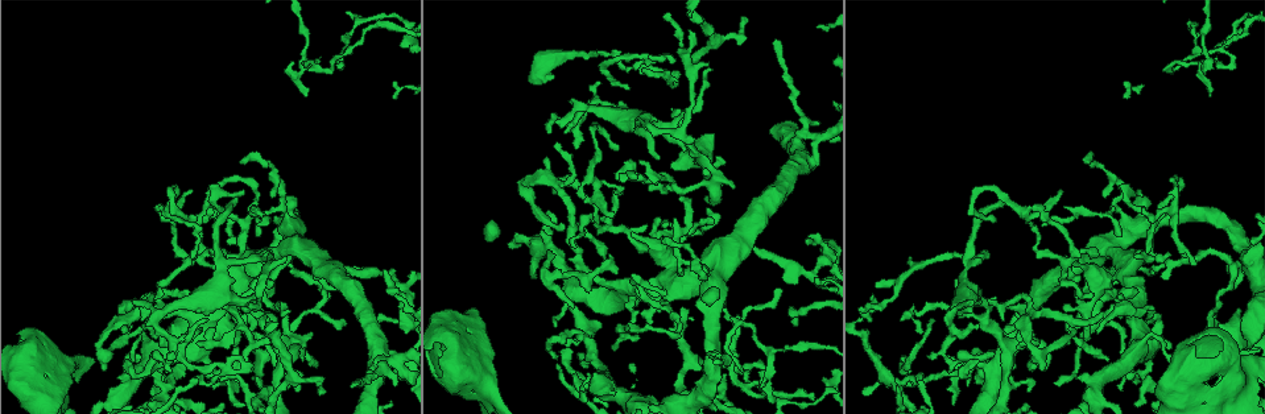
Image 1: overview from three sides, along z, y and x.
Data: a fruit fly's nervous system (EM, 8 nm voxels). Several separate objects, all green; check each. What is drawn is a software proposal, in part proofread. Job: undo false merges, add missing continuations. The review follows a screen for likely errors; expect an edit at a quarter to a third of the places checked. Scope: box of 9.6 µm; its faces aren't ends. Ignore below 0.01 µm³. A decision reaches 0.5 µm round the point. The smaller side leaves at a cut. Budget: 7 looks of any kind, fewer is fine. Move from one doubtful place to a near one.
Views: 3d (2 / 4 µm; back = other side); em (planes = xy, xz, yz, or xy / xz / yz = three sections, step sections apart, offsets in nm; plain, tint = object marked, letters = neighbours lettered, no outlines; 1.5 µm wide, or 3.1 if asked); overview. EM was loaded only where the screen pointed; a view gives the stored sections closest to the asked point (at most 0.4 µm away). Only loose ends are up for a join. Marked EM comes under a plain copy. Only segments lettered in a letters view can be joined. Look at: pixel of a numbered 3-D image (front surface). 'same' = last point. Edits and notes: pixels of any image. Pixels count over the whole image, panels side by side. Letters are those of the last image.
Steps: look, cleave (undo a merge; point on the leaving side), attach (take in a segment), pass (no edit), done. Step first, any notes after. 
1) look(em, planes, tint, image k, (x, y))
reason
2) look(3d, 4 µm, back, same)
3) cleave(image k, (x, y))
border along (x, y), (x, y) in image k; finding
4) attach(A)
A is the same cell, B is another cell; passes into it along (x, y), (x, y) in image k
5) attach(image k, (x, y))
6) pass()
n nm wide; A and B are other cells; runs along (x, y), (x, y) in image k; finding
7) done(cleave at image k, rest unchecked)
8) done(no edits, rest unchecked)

look(em, xz, step 8, tint, image 1, (594, 198))
abrupt turn

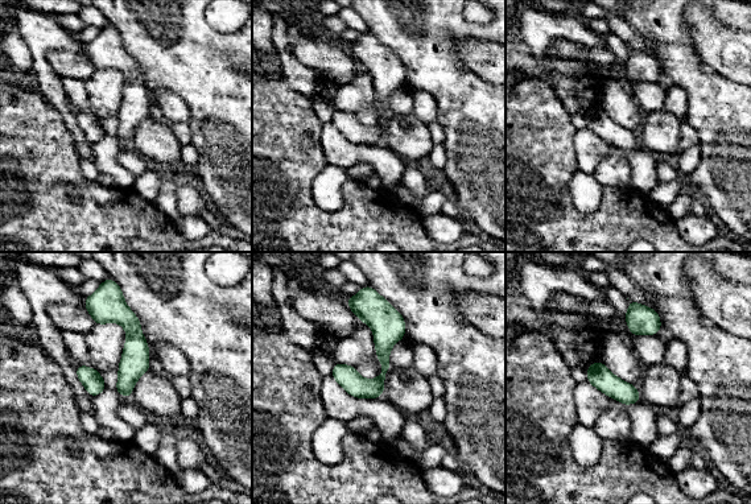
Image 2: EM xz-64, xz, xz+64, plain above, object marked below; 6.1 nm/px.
look(em, planes, letters, same)
another direction

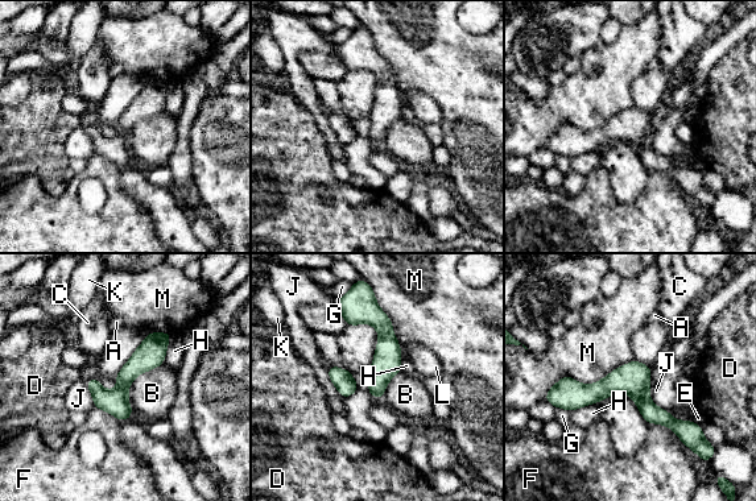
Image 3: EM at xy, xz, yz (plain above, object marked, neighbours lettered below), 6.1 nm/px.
pass()
140 nm wide; A, B, C, D, E, F, G, H, J, K, L and M are other cells; border along (162, 361), (131, 383), (132, 412) in image 3; all the same neuron

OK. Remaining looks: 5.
look(3d, 2 µm, image 1, (1210, 96))
tapers out

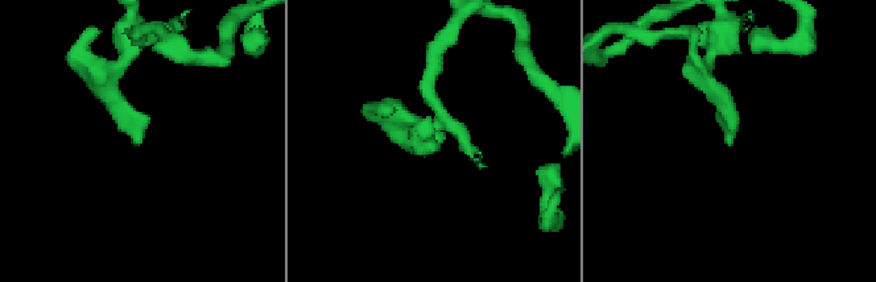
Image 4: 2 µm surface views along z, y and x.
look(em, planes, letters, image 4, (442, 143))

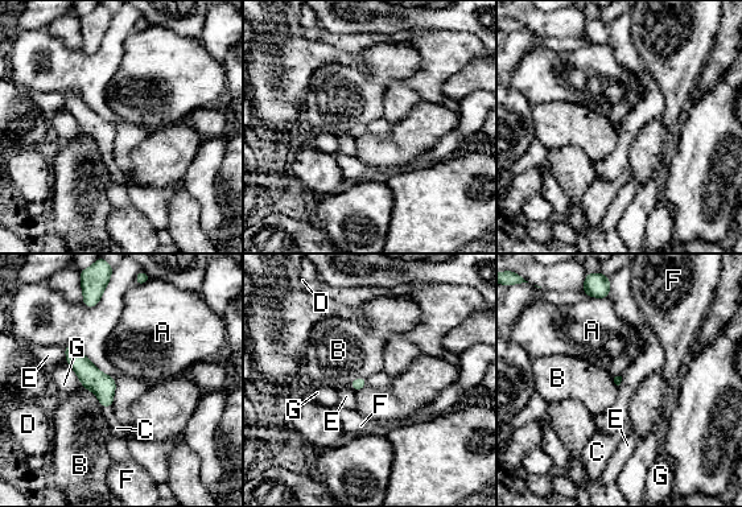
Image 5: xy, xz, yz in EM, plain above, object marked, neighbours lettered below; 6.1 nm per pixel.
attach(C)
C is the same cell, A, B, D, E, F and G are other cells; it goes on there

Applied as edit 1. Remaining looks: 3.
look(3d, 4 µm, image 1, (806, 275))
abrupt turn

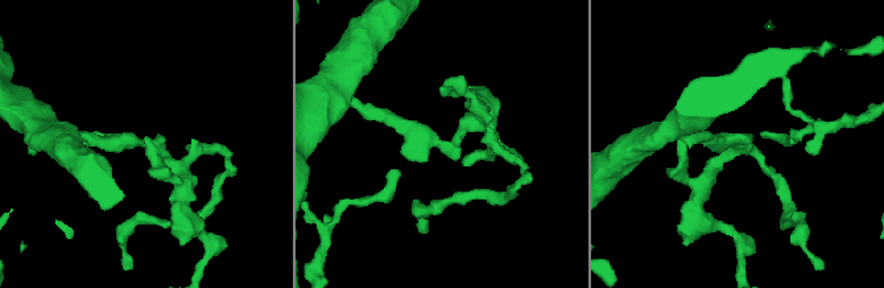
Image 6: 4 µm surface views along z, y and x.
look(em, planes, letters, image 6, (439, 142))
arms of 170, 220 nm; now the EM

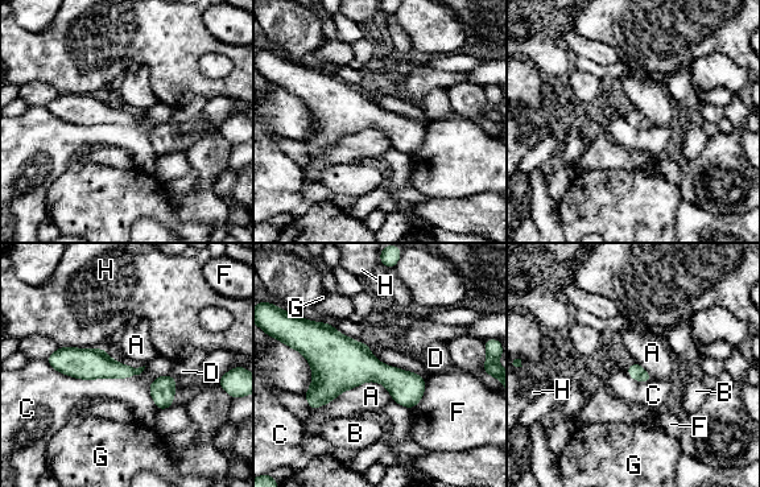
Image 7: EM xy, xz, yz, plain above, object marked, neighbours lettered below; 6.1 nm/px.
pass()
C touches over 600 nm; A, B, C, D, F, G and H are other cells; border along (45, 360), (83, 379), (145, 367) in image 7; continuous, no second neuron

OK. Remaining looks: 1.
done(attach at image 5, rest unchecked)

